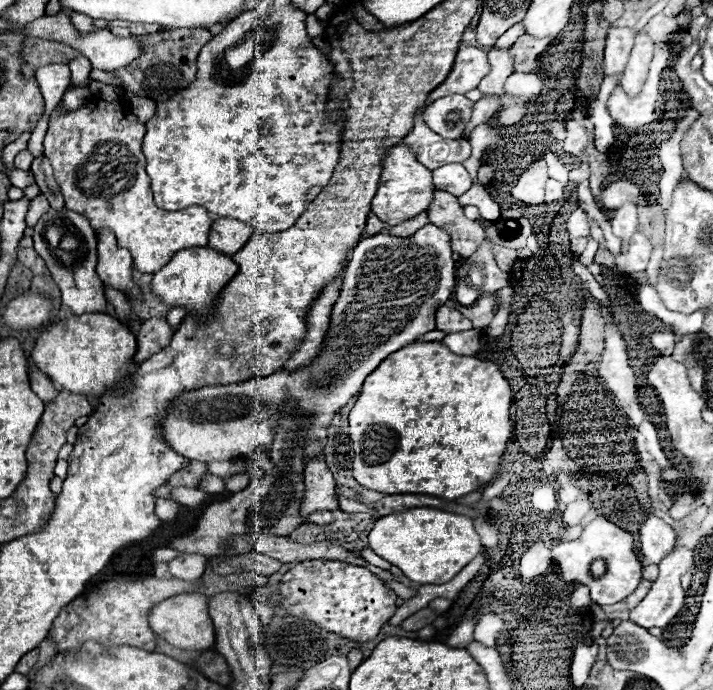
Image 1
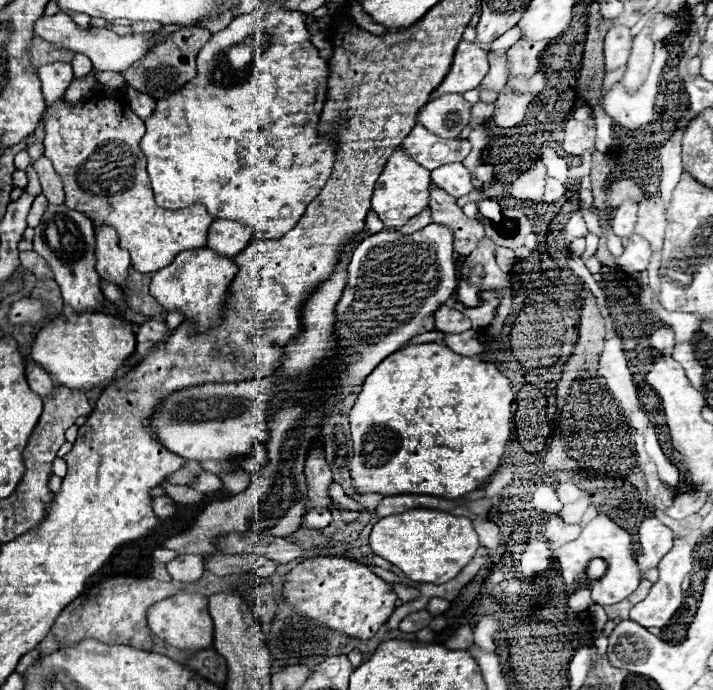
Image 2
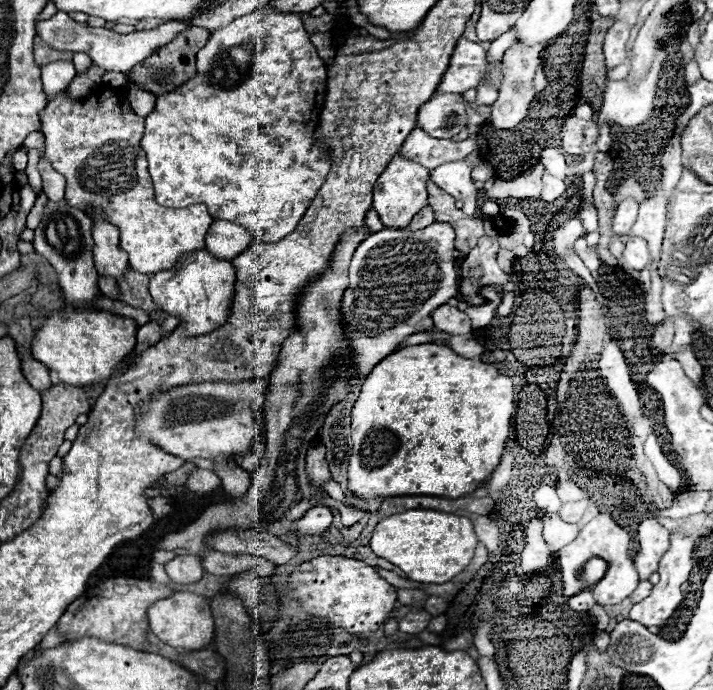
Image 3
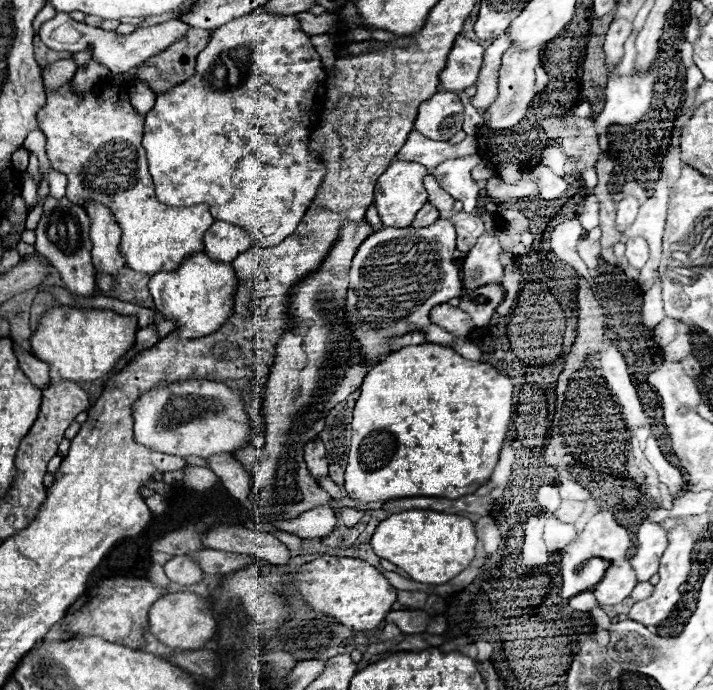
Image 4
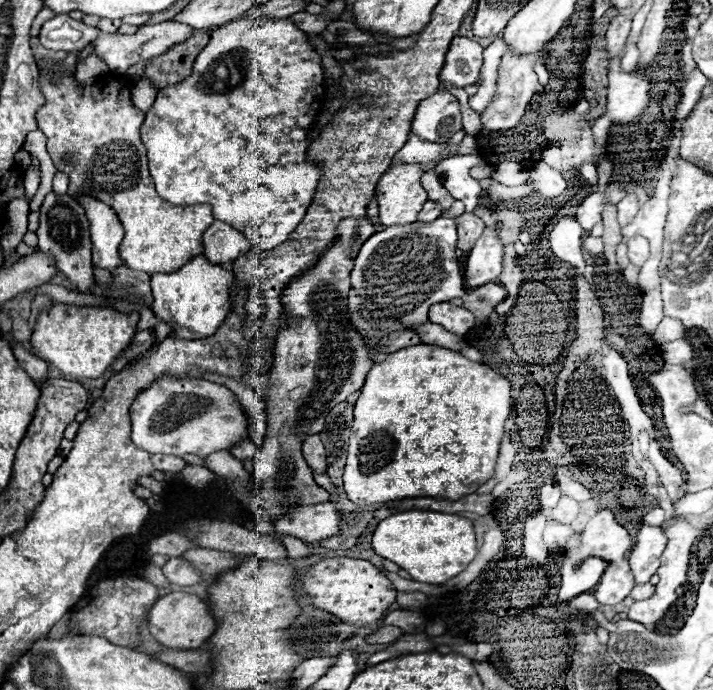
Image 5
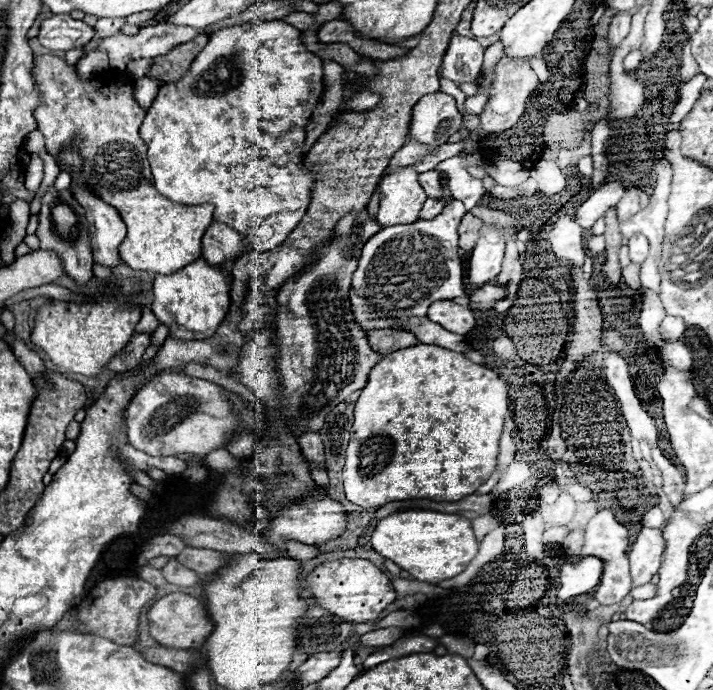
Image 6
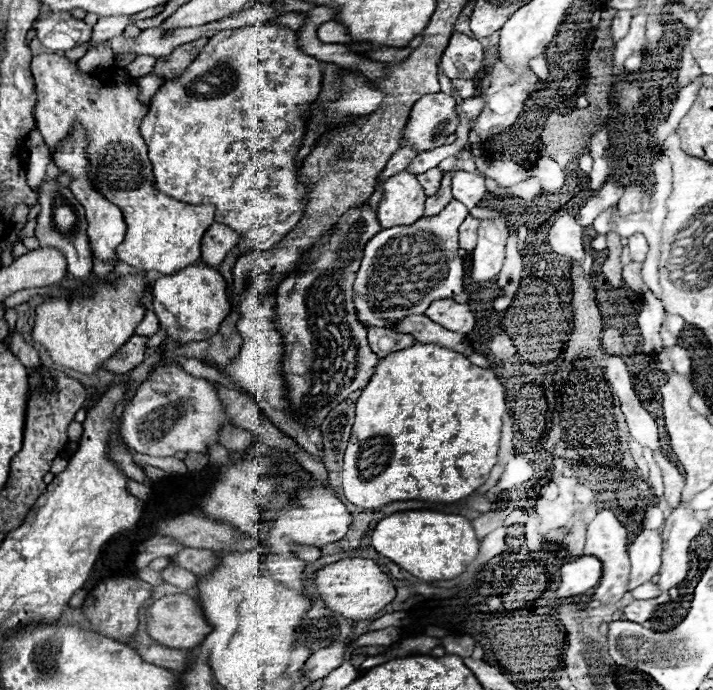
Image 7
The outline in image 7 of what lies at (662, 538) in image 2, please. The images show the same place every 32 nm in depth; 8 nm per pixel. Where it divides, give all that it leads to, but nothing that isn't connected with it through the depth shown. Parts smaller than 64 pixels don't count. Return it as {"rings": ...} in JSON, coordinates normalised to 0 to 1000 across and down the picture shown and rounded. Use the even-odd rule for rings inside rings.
{"rings":[[[900,768],[892,783],[884,788],[884,812],[886,812],[886,846],[903,846],[926,823],[926,800],[928,780],[923,768]]]}

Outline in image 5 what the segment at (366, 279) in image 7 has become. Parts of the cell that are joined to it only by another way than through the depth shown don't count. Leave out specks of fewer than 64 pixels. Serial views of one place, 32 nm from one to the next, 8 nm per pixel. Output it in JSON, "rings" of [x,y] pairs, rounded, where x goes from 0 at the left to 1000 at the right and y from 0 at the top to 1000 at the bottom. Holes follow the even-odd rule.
{"rings":[[[637,293],[631,304],[614,313],[609,322],[586,328],[544,328],[522,339],[499,374],[494,391],[494,417],[488,429],[491,464],[519,499],[530,478],[572,478],[578,470],[600,464],[600,446],[609,438],[626,438],[651,429],[648,391],[640,365],[640,322],[642,310],[651,310],[651,296]]]}

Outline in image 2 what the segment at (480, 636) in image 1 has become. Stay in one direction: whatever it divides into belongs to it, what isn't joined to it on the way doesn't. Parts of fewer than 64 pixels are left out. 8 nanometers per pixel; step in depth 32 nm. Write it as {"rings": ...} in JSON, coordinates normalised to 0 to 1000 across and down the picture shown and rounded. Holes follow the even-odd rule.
{"rings":[[[679,893],[670,907],[665,910],[665,933],[676,936],[676,942],[690,945],[696,942],[696,933],[690,928],[693,916],[698,913],[698,901],[690,896],[690,893]]]}

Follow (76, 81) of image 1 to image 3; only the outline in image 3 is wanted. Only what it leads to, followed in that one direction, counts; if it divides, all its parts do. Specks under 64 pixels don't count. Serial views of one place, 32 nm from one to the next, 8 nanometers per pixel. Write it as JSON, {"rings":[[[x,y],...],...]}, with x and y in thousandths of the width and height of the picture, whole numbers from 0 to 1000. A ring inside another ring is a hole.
{"rings":[[[116,75],[104,77],[102,91],[108,101],[107,103],[108,107],[121,104],[121,101],[123,101],[123,99],[126,97],[126,93],[129,93],[128,90],[129,90],[128,84],[121,77]]]}

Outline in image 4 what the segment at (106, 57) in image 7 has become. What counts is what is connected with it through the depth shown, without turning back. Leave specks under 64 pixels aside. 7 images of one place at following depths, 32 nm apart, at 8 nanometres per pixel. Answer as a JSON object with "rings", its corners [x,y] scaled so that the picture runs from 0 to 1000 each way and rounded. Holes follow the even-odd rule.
{"rings":[[[132,84],[123,87],[121,96],[107,101],[107,110],[101,113],[101,125],[107,133],[118,133],[123,128],[129,128],[140,113],[151,110],[154,101],[149,101],[149,96],[143,96],[140,90],[132,90]]]}

